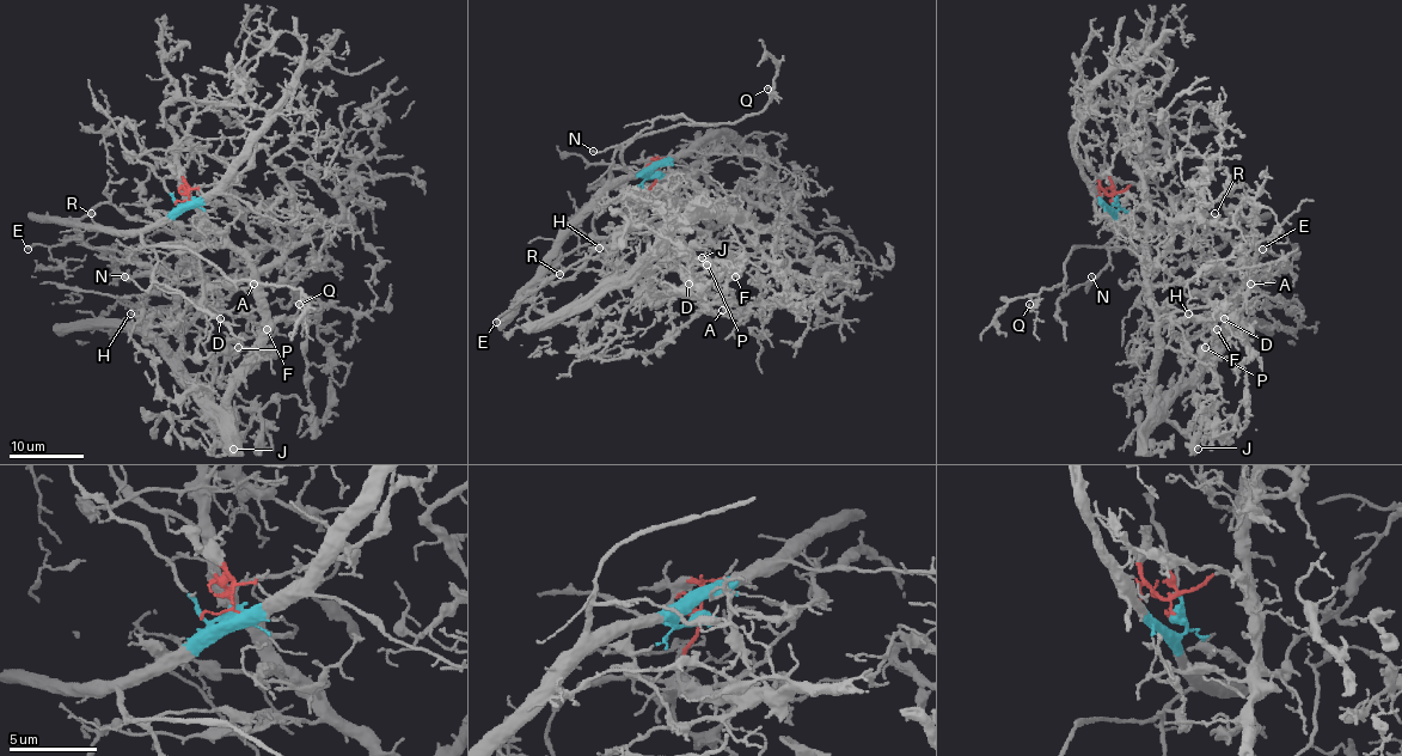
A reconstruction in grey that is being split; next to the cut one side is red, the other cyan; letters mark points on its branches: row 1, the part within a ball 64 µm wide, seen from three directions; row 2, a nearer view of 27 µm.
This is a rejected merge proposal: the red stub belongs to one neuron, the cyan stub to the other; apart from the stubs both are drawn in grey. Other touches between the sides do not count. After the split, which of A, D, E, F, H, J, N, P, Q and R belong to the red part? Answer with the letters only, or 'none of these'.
A, D, F, H, J, P

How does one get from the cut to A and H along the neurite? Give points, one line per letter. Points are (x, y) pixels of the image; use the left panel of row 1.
A: (189, 201), (179, 184), (246, 258), (263, 318), (252, 366), (209, 398), (181, 337), (252, 268), (253, 282)
H: (189, 201), (179, 184), (246, 258), (264, 342), (227, 398), (209, 398), (147, 331), (146, 322), (130, 312)

